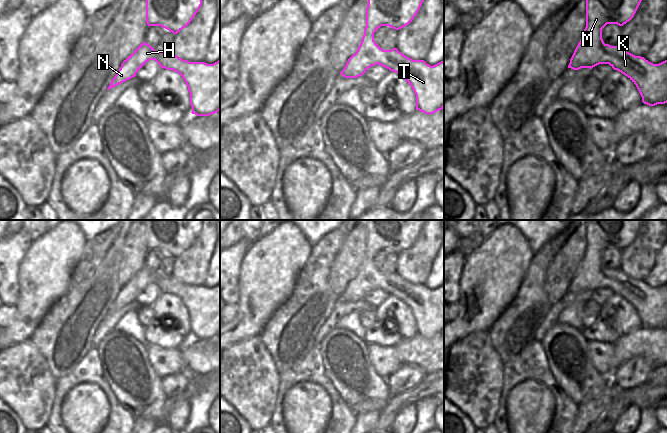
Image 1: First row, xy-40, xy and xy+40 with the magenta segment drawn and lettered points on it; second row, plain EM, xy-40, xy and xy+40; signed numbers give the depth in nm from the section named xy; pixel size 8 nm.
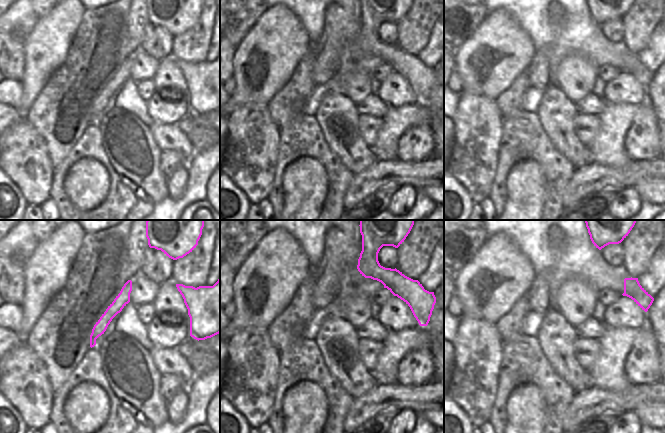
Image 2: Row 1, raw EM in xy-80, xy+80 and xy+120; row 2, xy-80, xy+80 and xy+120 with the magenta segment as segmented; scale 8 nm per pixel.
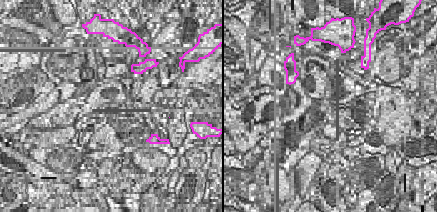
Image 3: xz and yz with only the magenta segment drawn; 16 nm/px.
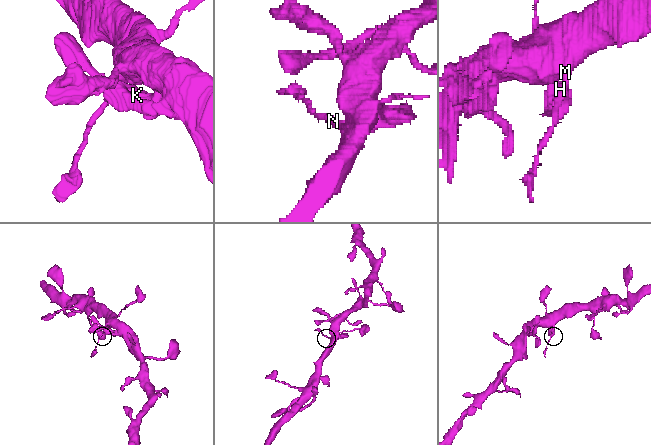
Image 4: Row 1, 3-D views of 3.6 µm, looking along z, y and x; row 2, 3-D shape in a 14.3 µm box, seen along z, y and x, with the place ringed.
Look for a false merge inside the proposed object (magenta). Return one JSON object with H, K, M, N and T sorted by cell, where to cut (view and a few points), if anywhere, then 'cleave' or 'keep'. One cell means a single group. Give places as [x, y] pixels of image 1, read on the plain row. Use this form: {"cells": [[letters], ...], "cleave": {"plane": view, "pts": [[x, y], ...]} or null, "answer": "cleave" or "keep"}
{"cells": [["H", "K", "M", "N", "T"]], "cleave": null, "answer": "keep"}

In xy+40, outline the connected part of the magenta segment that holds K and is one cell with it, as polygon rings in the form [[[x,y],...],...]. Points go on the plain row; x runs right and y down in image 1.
[[[587,220],[586,221],[586,251],[582,263],[578,267],[568,289],[568,292],[579,294],[599,288],[609,288],[627,300],[637,311],[642,326],[649,330],[667,327],[667,284],[653,288],[644,281],[627,276],[620,268],[611,270],[602,263],[602,253],[607,248],[623,250],[635,239],[644,220]]]

